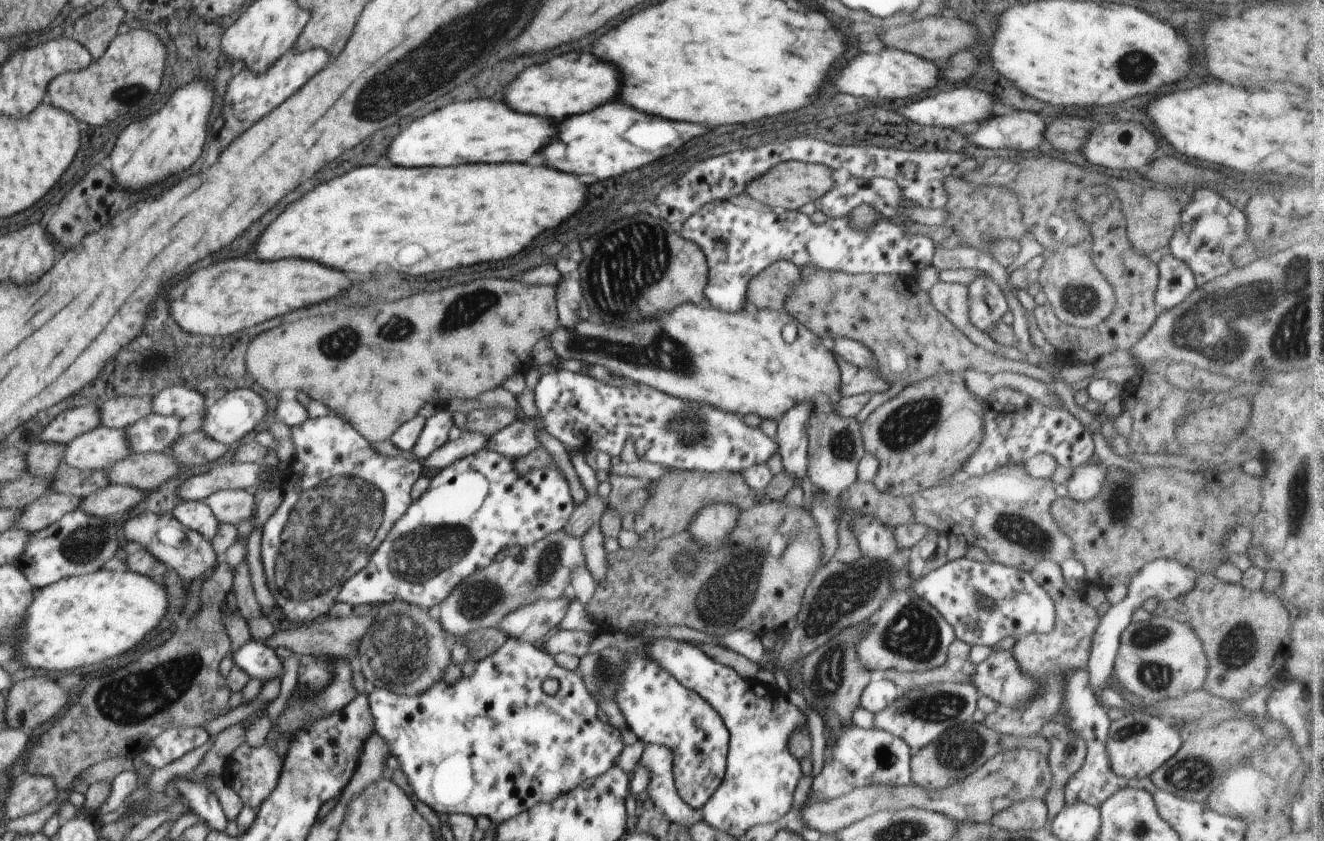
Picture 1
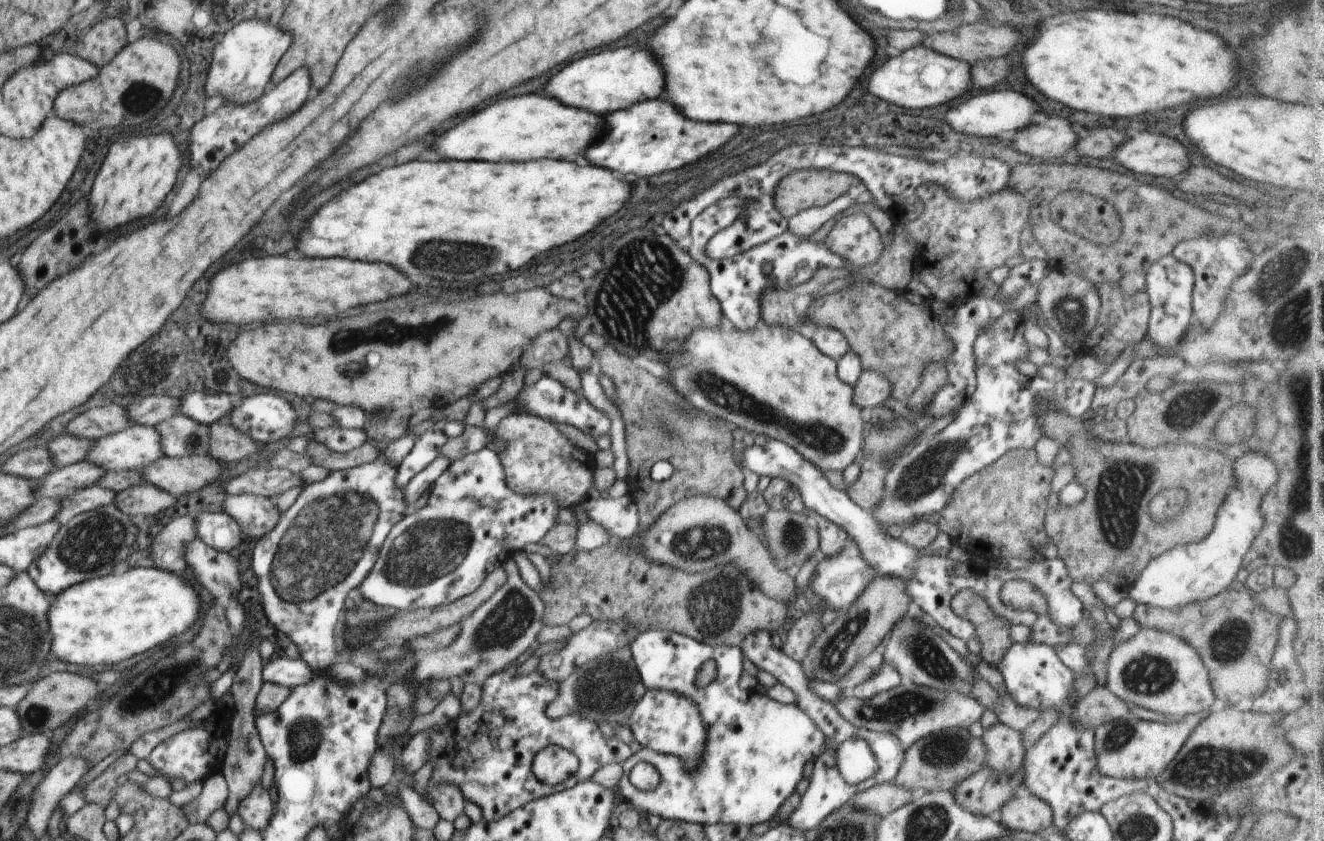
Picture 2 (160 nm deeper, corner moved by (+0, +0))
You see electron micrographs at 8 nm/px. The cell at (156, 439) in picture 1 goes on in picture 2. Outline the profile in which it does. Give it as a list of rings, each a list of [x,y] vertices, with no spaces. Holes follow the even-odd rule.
[[[182,414],[171,416],[158,426],[155,426],[161,436],[163,451],[169,457],[189,457],[196,455],[197,457],[209,454],[211,445],[210,426],[202,424],[193,418]]]

